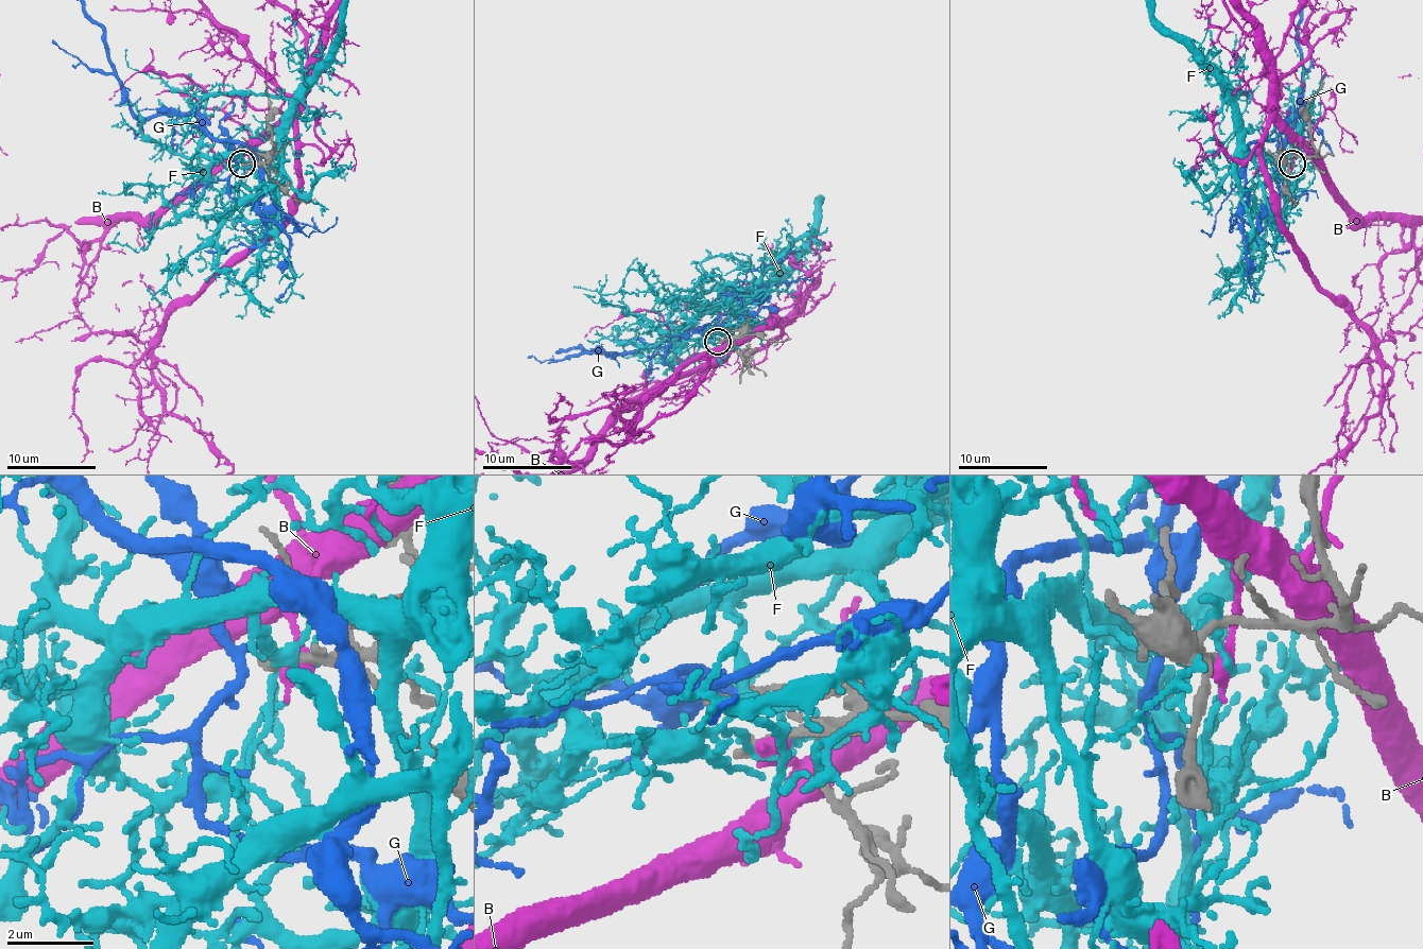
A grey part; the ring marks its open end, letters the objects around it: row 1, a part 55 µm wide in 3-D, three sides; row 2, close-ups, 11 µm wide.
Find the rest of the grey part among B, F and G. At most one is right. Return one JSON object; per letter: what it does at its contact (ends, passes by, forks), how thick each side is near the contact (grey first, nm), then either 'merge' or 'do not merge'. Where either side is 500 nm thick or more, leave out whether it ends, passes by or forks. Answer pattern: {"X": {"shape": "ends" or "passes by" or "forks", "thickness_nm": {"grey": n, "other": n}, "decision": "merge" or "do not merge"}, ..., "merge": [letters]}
{"B": {"shape": "ends", "thickness_nm": {"grey": 320, "other": 460}, "decision": "do not merge"}, "F": {"shape": "passes by", "thickness_nm": {"grey": 280, "other": 130}, "decision": "do not merge"}, "G": {"shape": "passes by", "thickness_nm": {"grey": 160, "other": 360}, "decision": "do not merge"}, "merge": []}

